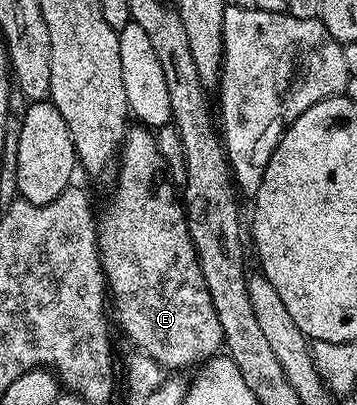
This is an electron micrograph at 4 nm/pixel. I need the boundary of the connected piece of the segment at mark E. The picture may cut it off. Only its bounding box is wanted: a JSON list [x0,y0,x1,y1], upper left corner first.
[95,129,223,372]

